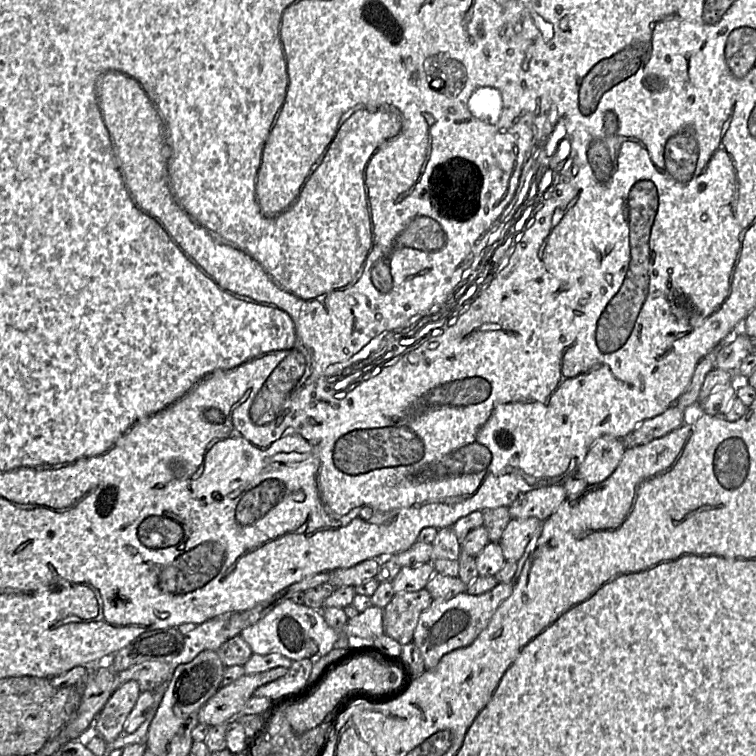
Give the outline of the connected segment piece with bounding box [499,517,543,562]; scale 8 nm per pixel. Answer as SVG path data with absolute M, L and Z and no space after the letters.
M535 517L511 518L499 541L507 561L517 562L523 556L533 534L542 523L543 521Z

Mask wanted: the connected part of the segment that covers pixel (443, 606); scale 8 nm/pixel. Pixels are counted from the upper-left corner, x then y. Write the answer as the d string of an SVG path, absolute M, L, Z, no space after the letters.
M498 583L481 595L465 592L449 600L433 599L430 606L420 614L413 636L426 670L435 668L445 654L469 646L488 626L499 605L511 595L513 587L514 583Z

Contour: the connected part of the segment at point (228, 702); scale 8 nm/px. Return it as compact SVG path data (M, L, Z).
M275 667L264 672L244 674L231 684L221 686L201 707L199 723L215 726L233 720L240 715L258 687L285 676L287 672L286 667Z

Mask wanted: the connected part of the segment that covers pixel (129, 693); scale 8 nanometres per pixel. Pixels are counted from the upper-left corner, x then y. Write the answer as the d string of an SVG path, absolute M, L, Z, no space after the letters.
M130 680L120 685L110 696L92 727L106 743L124 734L124 724L141 693L139 684Z

